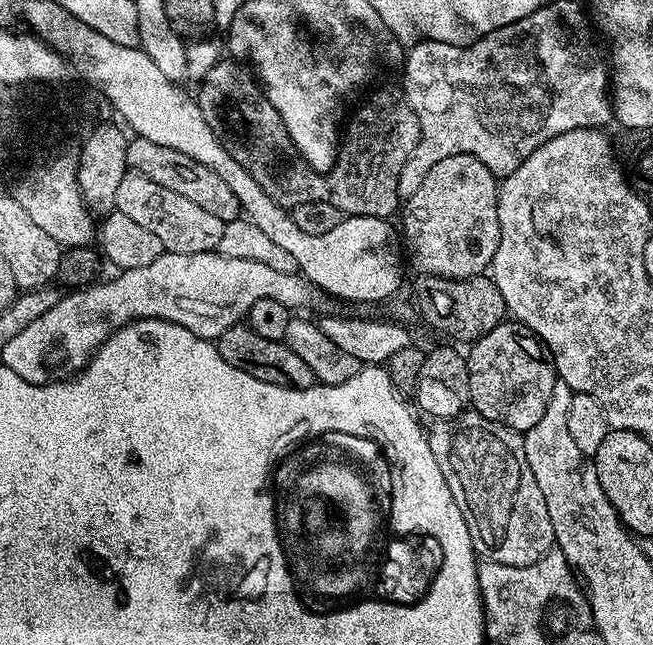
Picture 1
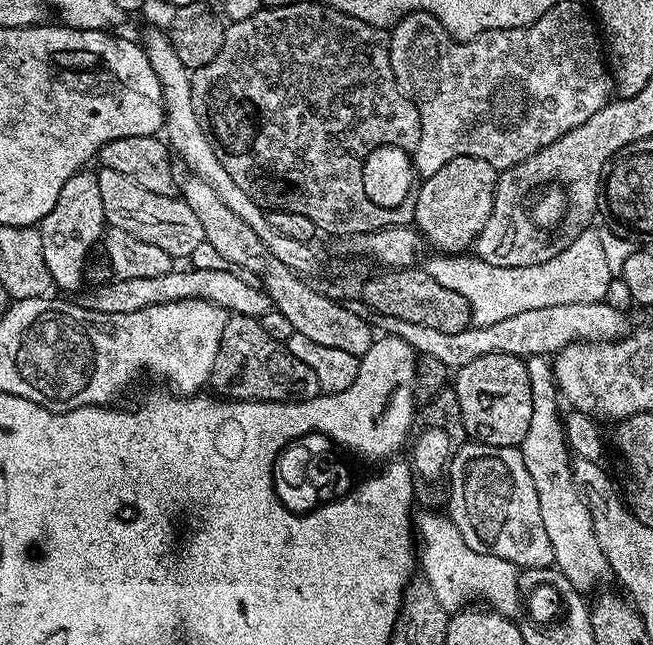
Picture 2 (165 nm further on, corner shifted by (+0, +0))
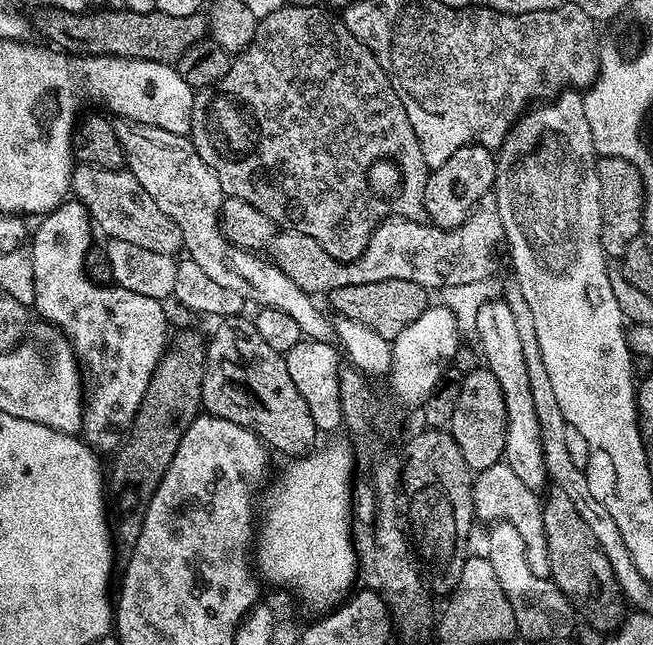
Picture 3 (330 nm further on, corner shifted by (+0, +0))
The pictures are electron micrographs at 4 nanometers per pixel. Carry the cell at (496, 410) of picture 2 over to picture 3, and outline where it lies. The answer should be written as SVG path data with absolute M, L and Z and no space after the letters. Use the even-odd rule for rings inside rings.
M476 366L472 371L463 373L462 394L458 394L458 410L454 410L450 431L454 442L458 442L458 450L462 450L462 458L466 458L466 466L473 473L501 463L507 425L506 398L502 398L498 378L494 378L487 366Z

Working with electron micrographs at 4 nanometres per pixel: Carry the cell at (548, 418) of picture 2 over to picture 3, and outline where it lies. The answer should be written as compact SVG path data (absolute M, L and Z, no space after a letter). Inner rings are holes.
M493 298L481 306L478 310L474 336L475 339L480 339L478 352L483 363L492 371L494 378L498 378L498 386L502 386L502 398L506 398L508 425L503 463L509 464L514 474L518 474L518 479L524 485L530 486L532 492L539 493L549 483L543 460L542 438L538 418L535 416L534 401L530 394L530 381L526 372L525 355L522 354L521 338L517 333L510 306L503 298Z

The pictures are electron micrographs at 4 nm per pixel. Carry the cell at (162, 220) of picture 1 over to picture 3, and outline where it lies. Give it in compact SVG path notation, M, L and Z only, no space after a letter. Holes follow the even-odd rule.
M77 163L72 169L71 195L86 206L93 225L105 232L105 237L134 242L134 246L142 246L145 250L154 250L154 254L171 256L179 253L184 247L182 230L162 210L158 210L158 202L142 190L138 178L134 174L119 168L100 168L96 164Z

